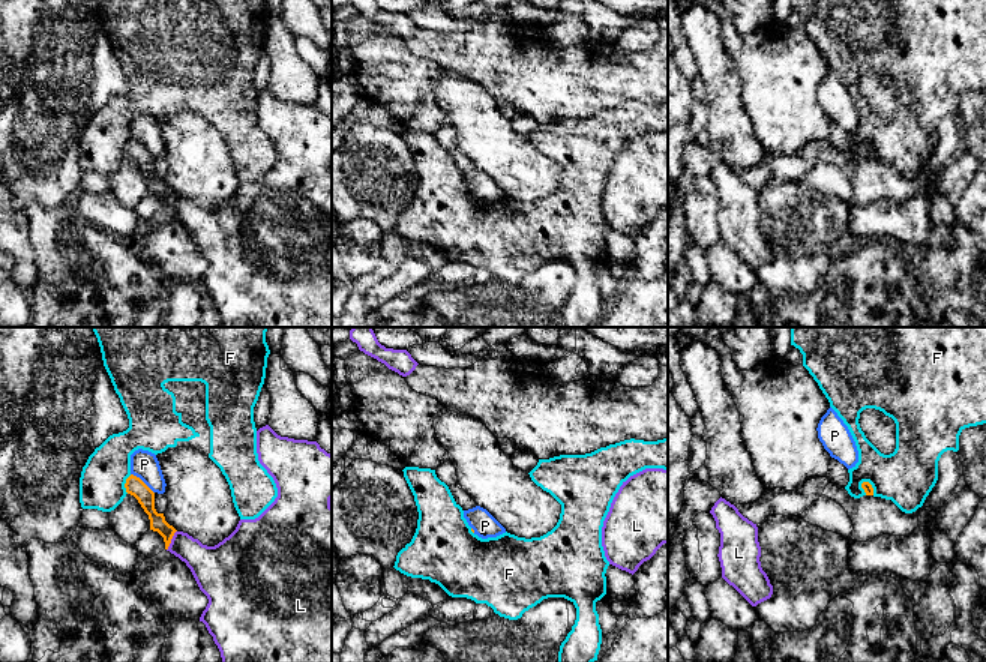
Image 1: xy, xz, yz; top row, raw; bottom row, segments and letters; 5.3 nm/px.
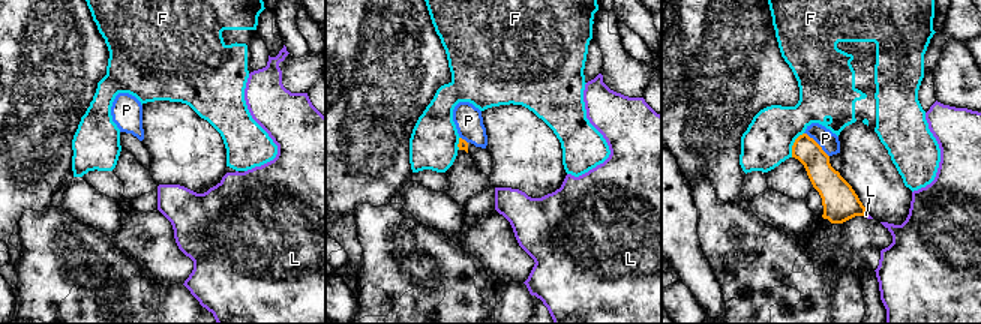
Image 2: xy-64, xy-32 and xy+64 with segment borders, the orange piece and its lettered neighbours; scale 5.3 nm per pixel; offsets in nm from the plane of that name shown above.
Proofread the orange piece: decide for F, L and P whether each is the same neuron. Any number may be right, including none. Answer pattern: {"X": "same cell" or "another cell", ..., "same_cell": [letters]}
{"F": "another cell", "L": "another cell", "P": "another cell", "same_cell": []}

